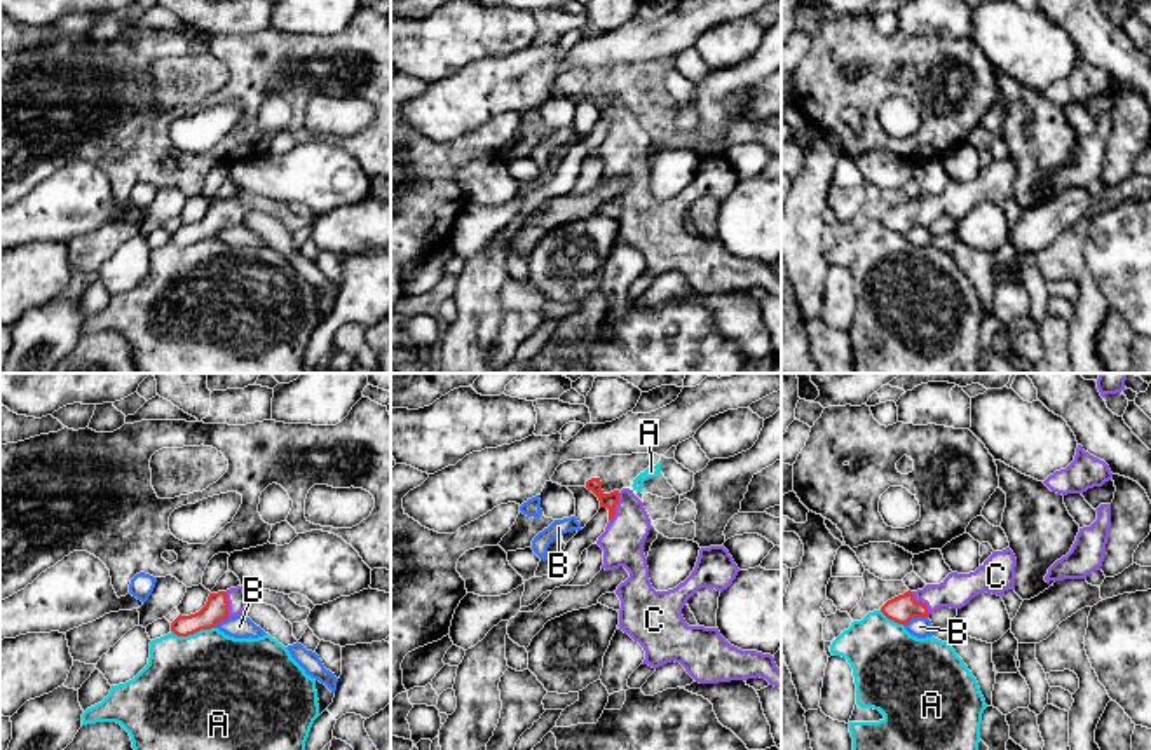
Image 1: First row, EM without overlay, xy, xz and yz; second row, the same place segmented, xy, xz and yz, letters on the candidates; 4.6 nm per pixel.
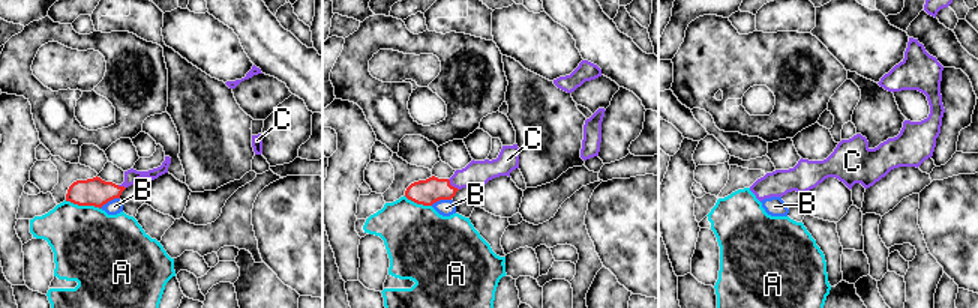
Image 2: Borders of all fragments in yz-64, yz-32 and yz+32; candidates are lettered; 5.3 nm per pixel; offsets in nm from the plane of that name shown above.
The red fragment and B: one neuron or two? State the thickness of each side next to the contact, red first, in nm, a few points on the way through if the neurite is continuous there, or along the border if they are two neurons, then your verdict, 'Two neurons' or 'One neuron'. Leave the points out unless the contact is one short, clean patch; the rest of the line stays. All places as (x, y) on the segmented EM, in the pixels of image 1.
Thickness 130 nm (red) against 100 nm. Boundary: yz (926, 616), (912, 616), (904, 625). Two neurons

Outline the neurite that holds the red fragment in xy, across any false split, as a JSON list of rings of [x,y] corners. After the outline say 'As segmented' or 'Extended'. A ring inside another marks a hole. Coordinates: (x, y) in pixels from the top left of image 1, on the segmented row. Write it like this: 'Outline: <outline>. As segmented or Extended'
Outline: [[[242,586],[209,593],[206,605],[199,612],[190,616],[180,614],[171,623],[171,631],[178,637],[188,637],[201,630],[216,628],[216,624],[225,621],[227,617],[244,614],[244,609],[251,597],[253,595]]]. Extended

